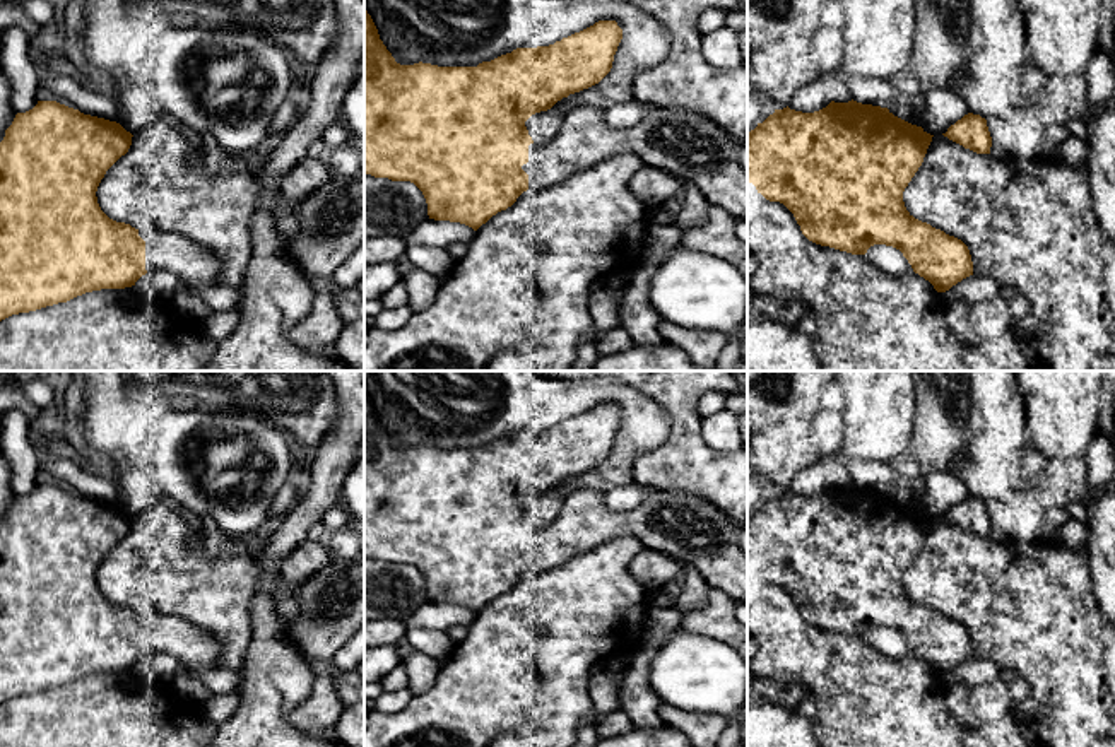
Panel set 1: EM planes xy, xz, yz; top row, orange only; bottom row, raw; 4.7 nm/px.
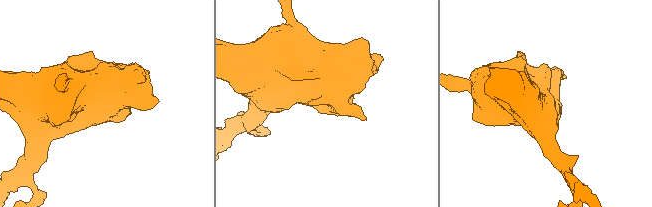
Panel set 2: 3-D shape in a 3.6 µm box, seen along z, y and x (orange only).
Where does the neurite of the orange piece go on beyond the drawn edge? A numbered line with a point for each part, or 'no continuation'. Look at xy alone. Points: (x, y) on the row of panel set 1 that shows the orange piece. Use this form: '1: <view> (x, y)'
1: xy (194, 264)

